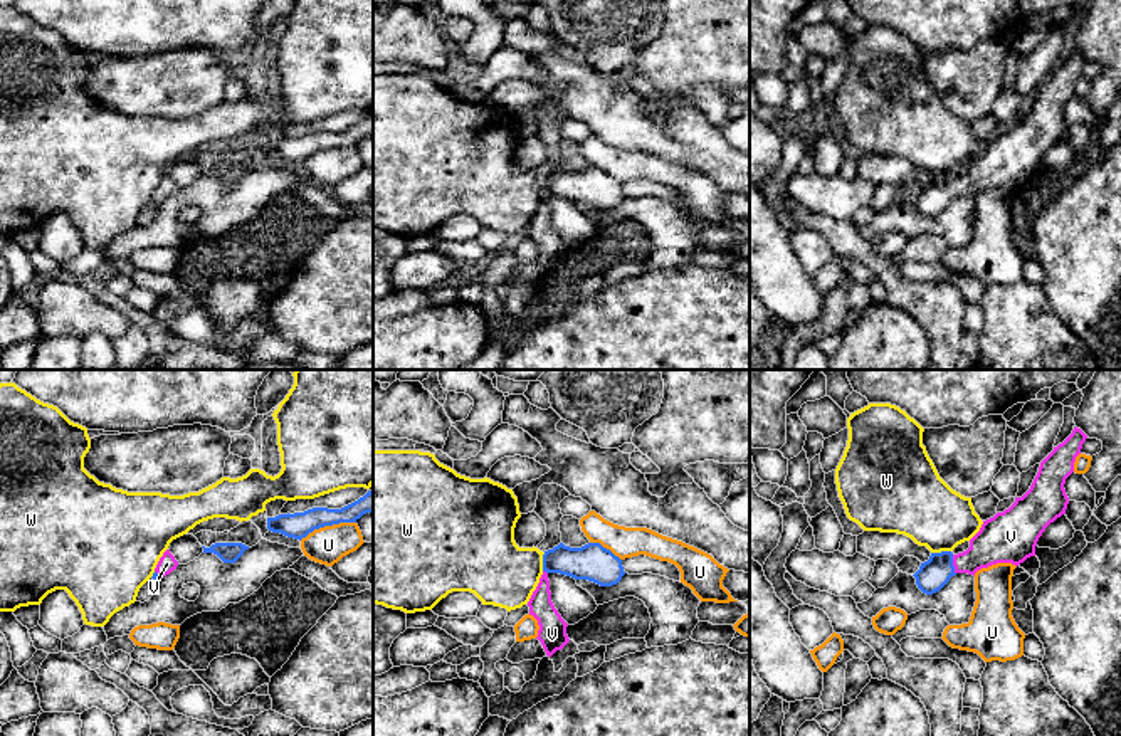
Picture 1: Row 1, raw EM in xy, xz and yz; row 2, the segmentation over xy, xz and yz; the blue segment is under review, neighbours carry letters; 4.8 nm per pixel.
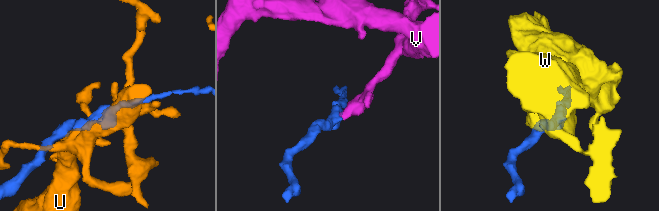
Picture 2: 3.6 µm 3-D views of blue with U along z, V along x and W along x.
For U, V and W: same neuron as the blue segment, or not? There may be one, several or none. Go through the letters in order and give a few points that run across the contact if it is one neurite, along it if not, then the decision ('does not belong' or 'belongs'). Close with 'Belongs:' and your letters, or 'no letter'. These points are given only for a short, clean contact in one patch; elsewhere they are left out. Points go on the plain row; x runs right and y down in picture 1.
U: does not belong
V: yz (935, 197), (943, 189), (952, 189), (970, 185), (997, 165) | belongs
W: does not belong
Belongs: V

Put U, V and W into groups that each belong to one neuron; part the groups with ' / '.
U / V / W

